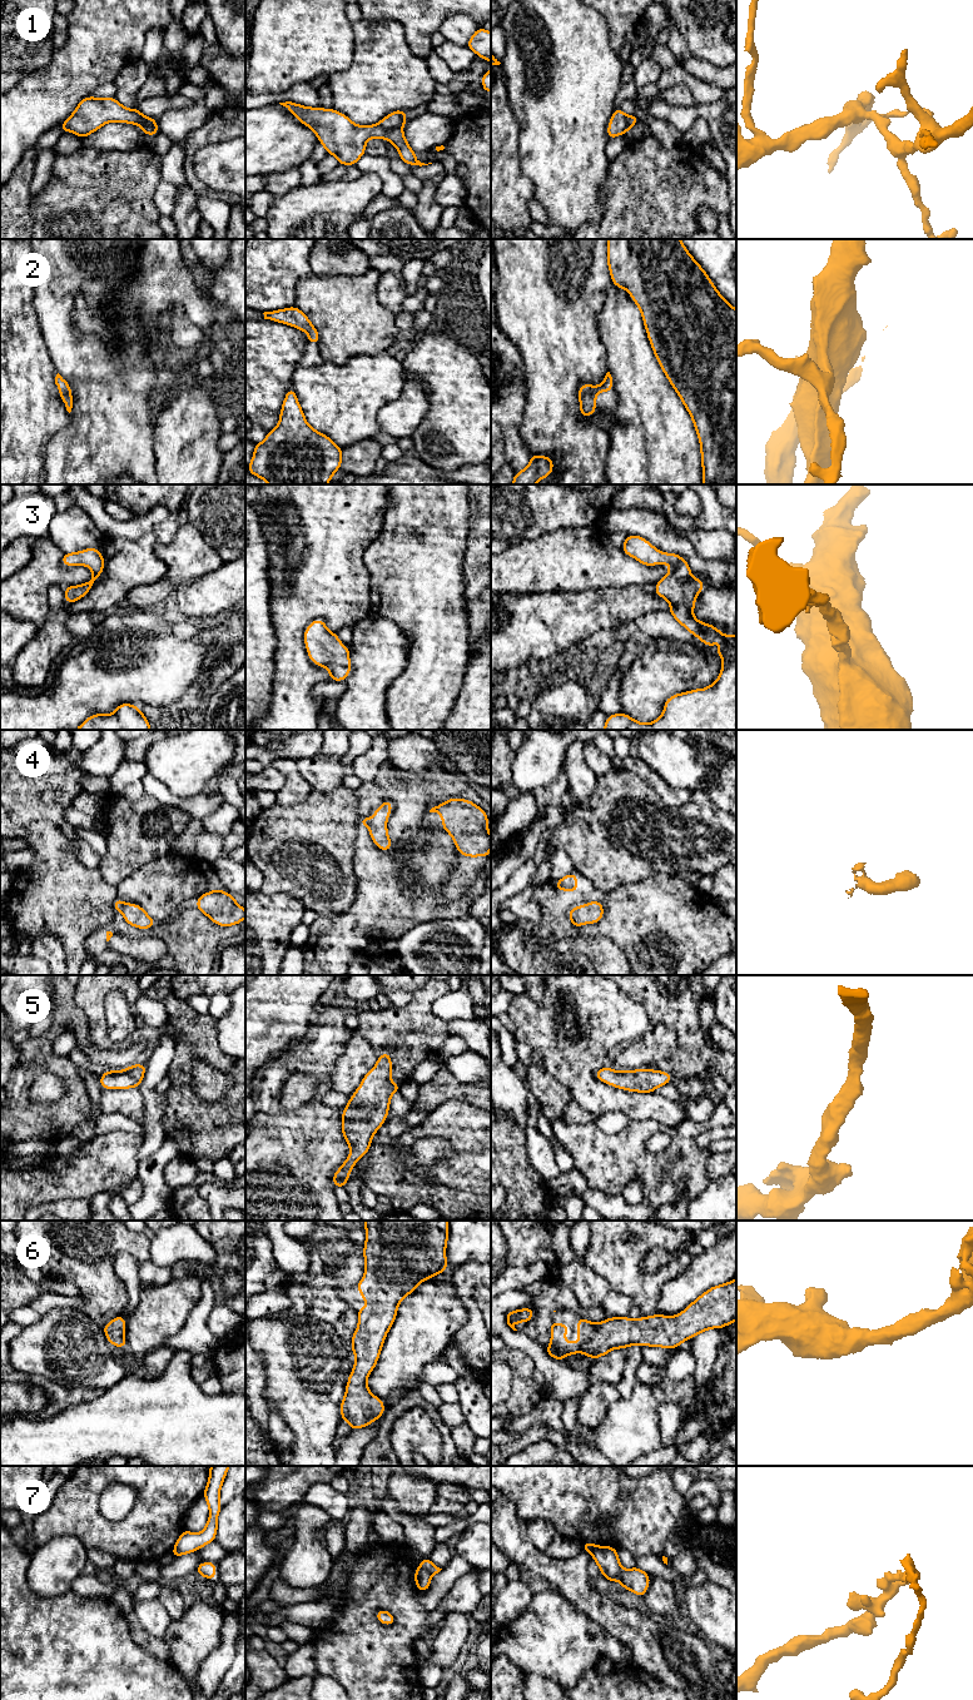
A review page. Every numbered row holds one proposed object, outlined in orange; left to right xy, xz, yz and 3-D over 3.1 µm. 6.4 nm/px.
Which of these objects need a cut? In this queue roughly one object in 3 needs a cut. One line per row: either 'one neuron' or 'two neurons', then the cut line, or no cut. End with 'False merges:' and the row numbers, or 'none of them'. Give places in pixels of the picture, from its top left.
1: two neurons; cut xy (134, 110), (145, 123), (155, 124)
2: one neuron; cut none
3: one neuron; cut none
4: two neurons; cut xz (372, 819), (370, 829)
5: one neuron; cut none
6: one neuron; cut none
7: two neurons; cut xz (420, 1566), (430, 1575)
False merges: 1, 4, 7

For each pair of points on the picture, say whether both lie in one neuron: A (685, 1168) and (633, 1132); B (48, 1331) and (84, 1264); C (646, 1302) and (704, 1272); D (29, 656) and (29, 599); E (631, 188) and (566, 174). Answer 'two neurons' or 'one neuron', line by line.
A: one neuron
B: two neurons
C: two neurons
D: two neurons
E: two neurons

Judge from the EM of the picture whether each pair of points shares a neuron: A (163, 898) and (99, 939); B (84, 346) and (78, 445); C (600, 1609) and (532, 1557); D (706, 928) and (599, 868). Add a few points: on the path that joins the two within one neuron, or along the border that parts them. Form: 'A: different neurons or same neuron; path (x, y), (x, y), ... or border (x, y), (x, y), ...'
A: same neuron; path (144, 894), (132, 894), (119, 906), (118, 920)
B: same neuron; path (84, 371), (84, 419)
C: same neuron; path (584, 1595), (564, 1575), (549, 1567)
D: different neurons; border (655, 873), (601, 893)

